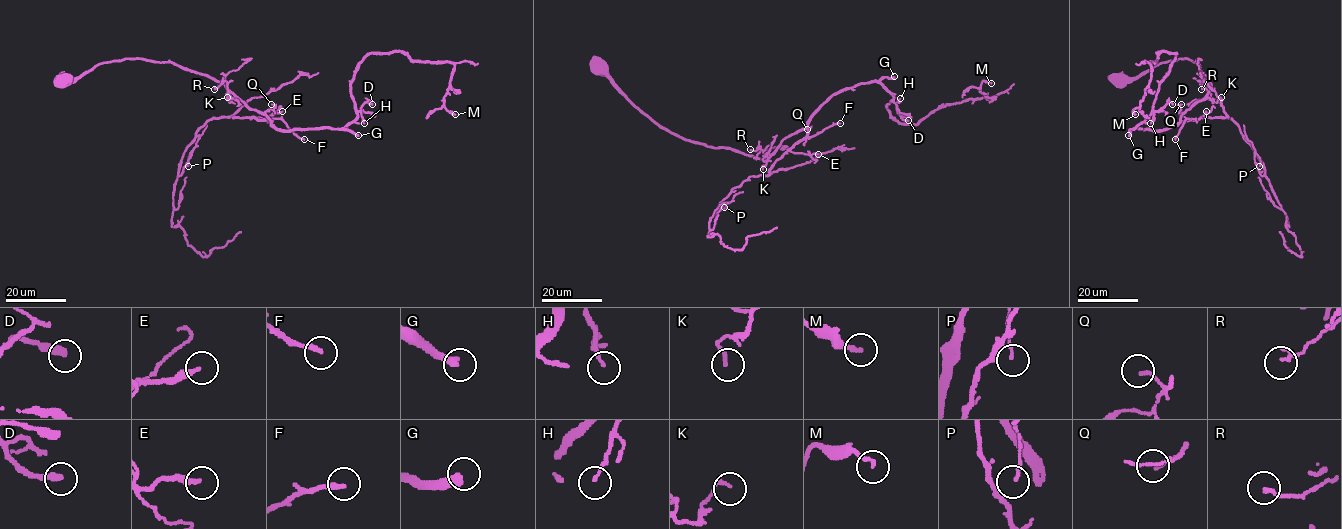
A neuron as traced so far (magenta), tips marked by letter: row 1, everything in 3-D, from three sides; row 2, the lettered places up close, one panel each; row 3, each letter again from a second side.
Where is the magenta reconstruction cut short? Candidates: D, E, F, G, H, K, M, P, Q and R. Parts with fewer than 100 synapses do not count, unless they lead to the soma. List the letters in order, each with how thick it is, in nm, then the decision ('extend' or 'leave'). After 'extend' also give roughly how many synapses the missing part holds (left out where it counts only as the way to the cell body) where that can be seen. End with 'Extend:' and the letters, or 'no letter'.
D: 320 nm thick; leave
E: 240 nm thick; leave
F: 220 nm thick; leave
G: 360 nm thick; extend; about 600 synapses
H: 130 nm thick; leave
K: 130 nm thick; leave
M: 190 nm thick; leave
P: 130 nm thick; leave
Q: 130 nm thick; leave
R: 160 nm thick; leave
Extend: G

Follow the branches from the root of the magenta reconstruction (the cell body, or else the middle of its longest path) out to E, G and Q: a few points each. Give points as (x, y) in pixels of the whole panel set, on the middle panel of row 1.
E: (598, 66), (644, 113), (687, 139), (764, 158), (784, 139), (806, 129), (790, 149), (818, 154)
G: (598, 66), (595, 69), (637, 107), (672, 133), (760, 158), (805, 128), (811, 116), (833, 95), (894, 76)
Q: (598, 66), (597, 71), (660, 125), (710, 146), (764, 158), (784, 139), (807, 129)

